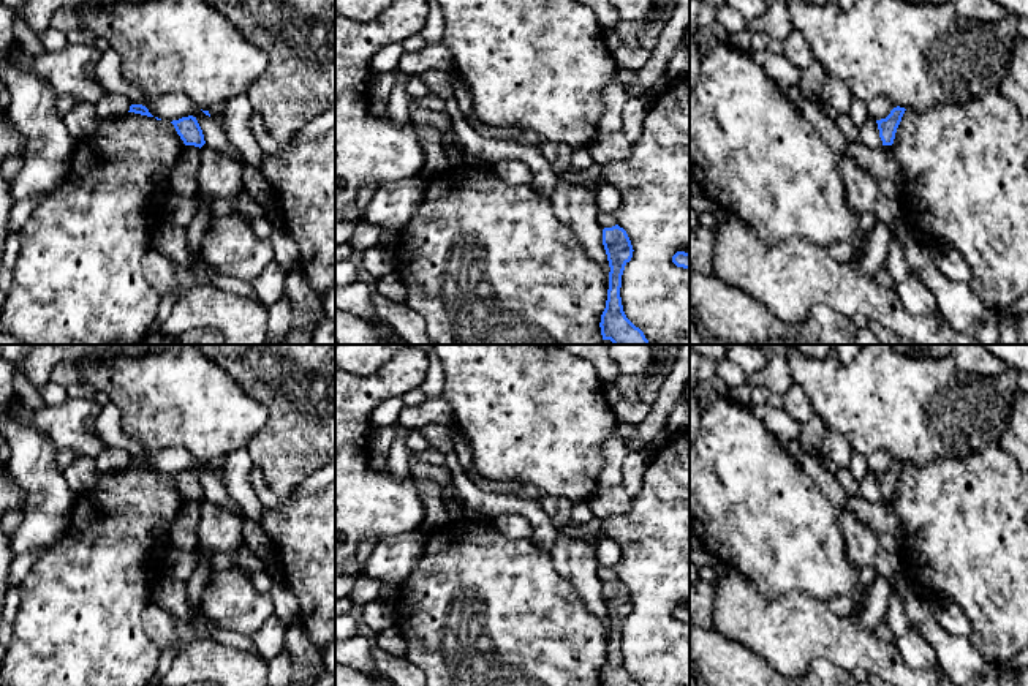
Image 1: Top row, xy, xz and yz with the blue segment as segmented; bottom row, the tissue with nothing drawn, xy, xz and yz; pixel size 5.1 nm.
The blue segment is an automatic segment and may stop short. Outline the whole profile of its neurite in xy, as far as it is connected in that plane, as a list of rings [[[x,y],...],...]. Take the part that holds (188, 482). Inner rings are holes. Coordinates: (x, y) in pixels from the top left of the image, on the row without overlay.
[[[188,469],[171,476],[185,499],[202,501],[206,498],[196,471]]]

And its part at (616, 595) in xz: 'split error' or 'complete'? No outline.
complete

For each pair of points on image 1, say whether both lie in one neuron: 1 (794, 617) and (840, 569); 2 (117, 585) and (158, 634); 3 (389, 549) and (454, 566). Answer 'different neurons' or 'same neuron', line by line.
1: different neurons
2: different neurons
3: different neurons

